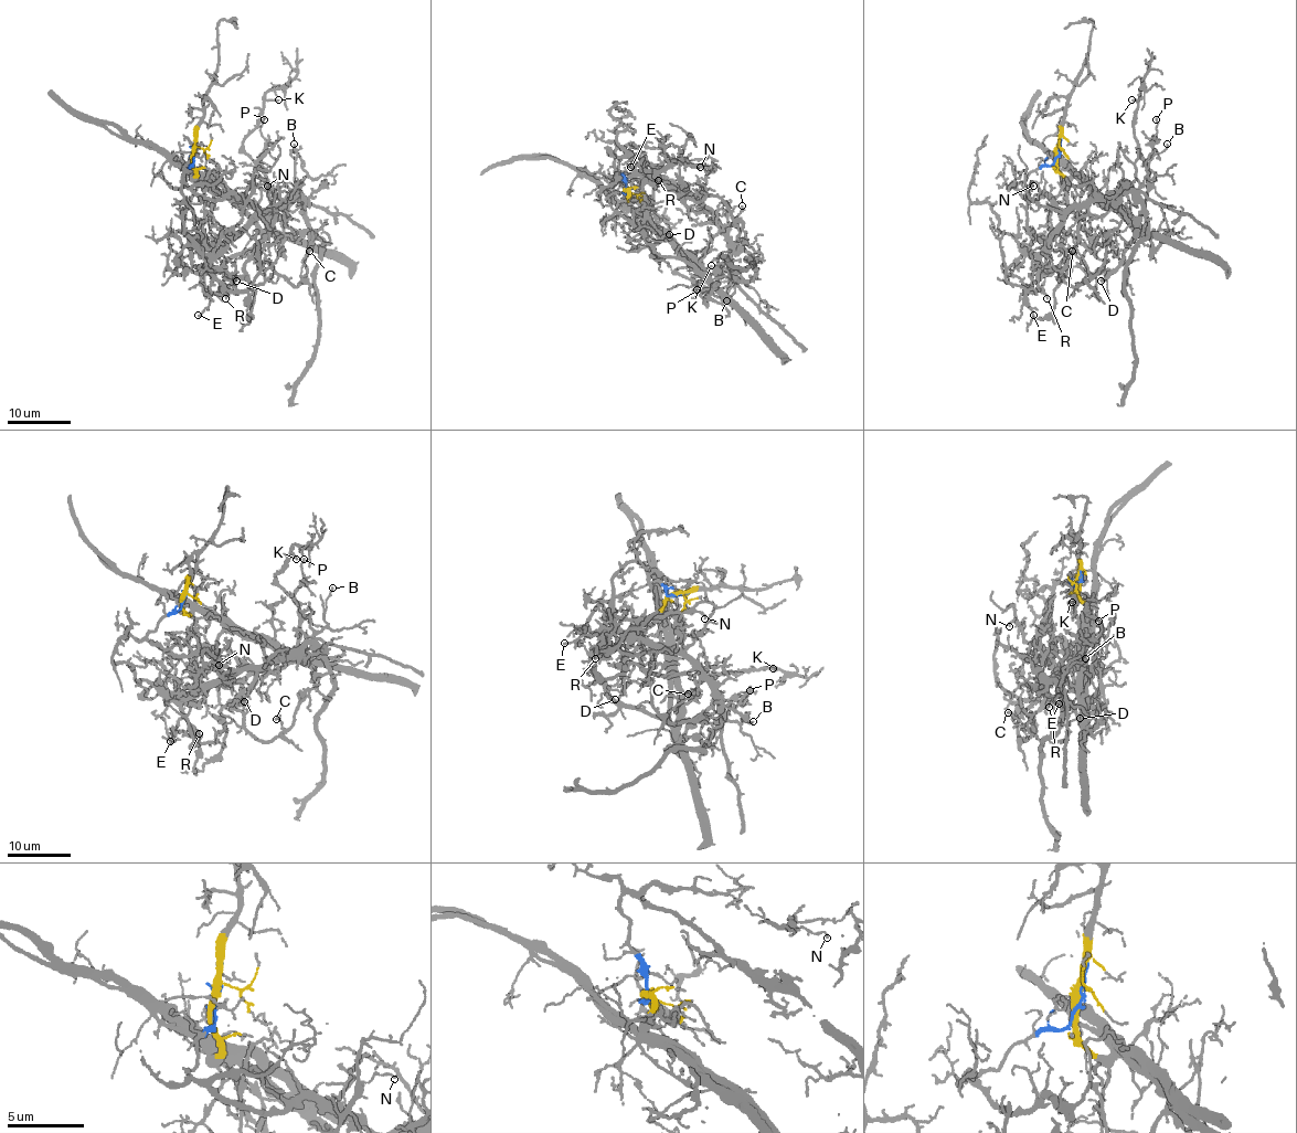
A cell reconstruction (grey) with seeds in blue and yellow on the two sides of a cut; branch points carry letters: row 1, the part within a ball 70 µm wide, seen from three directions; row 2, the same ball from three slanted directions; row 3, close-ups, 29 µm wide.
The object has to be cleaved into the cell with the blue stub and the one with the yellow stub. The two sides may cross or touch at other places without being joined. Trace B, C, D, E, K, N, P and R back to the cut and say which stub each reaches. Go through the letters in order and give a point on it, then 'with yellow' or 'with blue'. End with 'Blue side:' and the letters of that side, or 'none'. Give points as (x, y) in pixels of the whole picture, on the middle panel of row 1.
B: at (726, 300); with blue
C: at (742, 205); with blue
D: at (669, 234); with yellow
E: at (630, 167); with blue
K: at (711, 265); with yellow
N: at (700, 167); with blue
P: at (697, 289); with yellow
R: at (658, 180); with blue
Blue side: B, C, E, N, R

